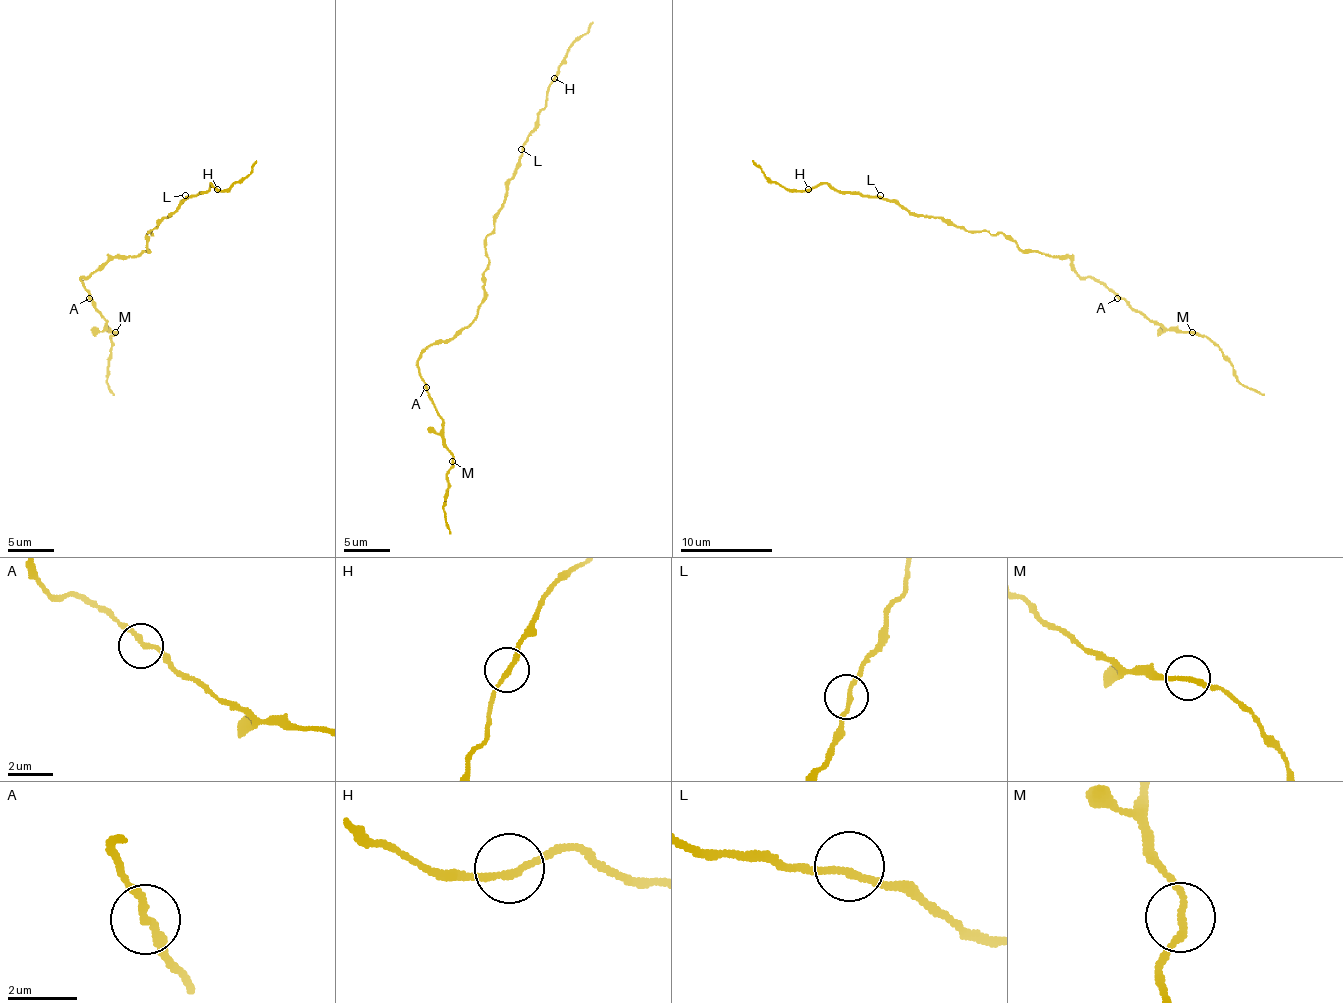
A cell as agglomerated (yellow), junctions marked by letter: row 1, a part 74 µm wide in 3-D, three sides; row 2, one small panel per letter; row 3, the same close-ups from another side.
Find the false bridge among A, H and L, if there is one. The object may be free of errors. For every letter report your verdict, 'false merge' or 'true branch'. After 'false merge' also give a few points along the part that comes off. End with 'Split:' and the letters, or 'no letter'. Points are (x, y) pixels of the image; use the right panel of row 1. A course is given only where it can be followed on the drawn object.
A: true branch
H: true branch
L: true branch
Split: no letter

